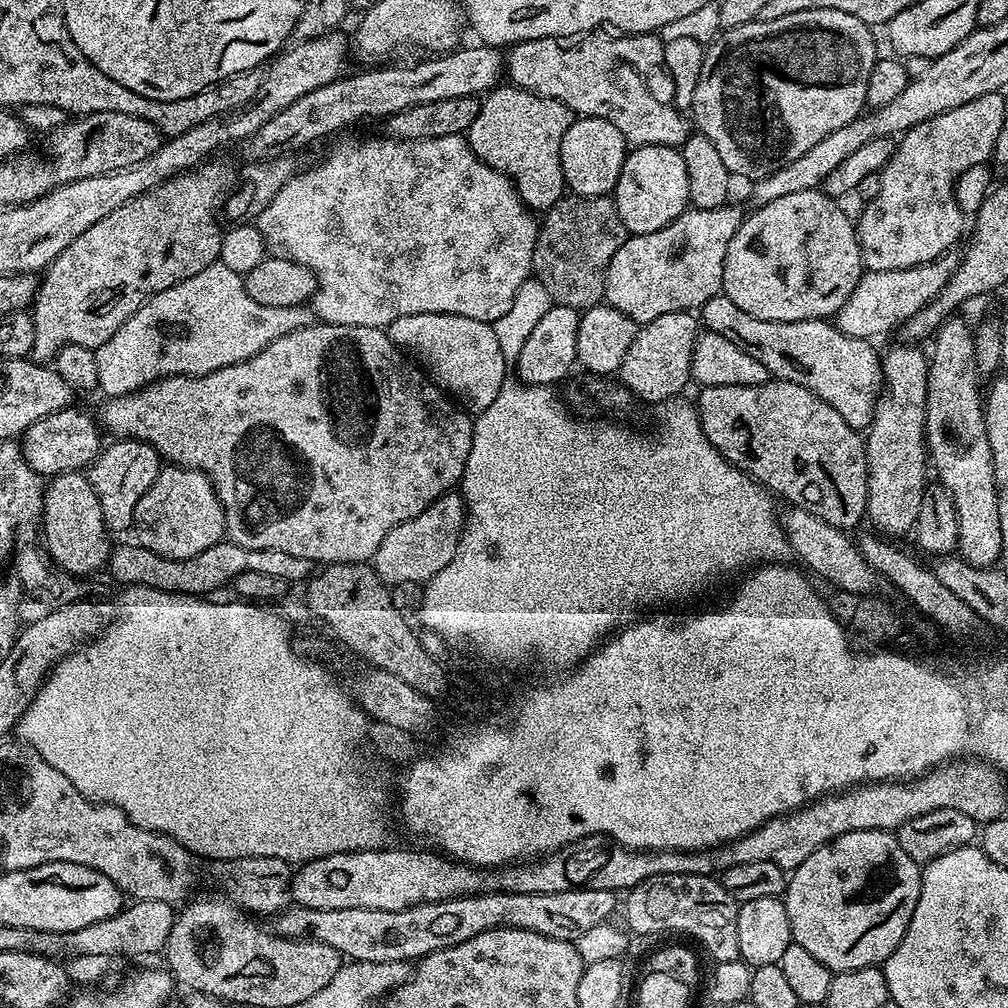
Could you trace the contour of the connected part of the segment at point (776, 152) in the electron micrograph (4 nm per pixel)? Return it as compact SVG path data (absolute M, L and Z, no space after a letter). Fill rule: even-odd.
M825 8L798 10L798 14L773 20L757 18L737 28L723 29L721 36L707 45L698 90L694 90L690 116L700 127L699 135L714 142L733 177L745 176L748 182L755 182L774 174L774 170L782 170L786 162L802 158L826 134L842 130L846 122L865 111L870 73L878 59L872 32L854 14Z

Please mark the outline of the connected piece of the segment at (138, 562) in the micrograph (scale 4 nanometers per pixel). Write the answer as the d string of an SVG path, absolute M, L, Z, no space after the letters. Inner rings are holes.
M137 542L120 544L111 549L106 572L109 572L120 586L141 584L163 592L181 592L183 596L199 596L212 594L215 588L231 585L246 570L258 570L261 574L275 574L278 578L289 582L307 581L314 571L313 561L306 558L294 558L294 554L282 554L282 550L254 550L246 546L238 546L231 542L219 542L202 553L185 560L167 560L156 556Z

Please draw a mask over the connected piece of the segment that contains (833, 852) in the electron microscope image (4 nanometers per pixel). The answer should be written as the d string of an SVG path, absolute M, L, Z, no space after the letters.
M854 830L823 844L810 854L810 858L806 858L806 862L791 869L788 876L788 886L782 899L790 918L794 943L810 950L810 954L814 954L814 958L834 974L883 965L898 942L902 942L910 926L914 906L918 906L921 871L921 865L916 864L902 846L898 846L892 832Z

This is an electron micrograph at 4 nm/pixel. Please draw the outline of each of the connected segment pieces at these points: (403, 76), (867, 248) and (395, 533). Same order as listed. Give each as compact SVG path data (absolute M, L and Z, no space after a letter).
M483 42L477 45L477 48L460 46L451 52L424 58L428 60L409 68L372 66L369 72L356 72L353 76L345 74L326 86L318 86L318 90L302 94L298 102L290 102L286 110L271 116L266 126L243 141L245 157L248 160L267 160L269 156L288 154L296 150L292 148L304 148L359 120L376 120L379 116L387 118L402 110L410 110L410 106L442 102L442 98L483 97L505 79L506 56L499 47Z
M1000 92L982 94L982 98L966 102L966 106L954 106L954 110L946 110L946 114L918 122L918 126L899 137L888 164L879 171L881 190L873 200L863 205L864 213L860 220L858 216L856 224L856 237L860 240L860 251L864 253L867 271L906 270L910 266L922 266L957 247L956 243L964 232L966 213L956 201L956 183L962 173L970 170L970 166L978 166L993 159L998 130L1002 130L1002 118L1006 114L1002 97Z
M459 491L447 492L439 496L422 514L394 526L386 538L382 538L382 546L378 546L376 555L370 563L376 573L389 586L395 584L417 584L423 586L442 570L442 566L450 566L450 558L454 558L454 550L458 550L458 542L464 533L466 507L463 495Z

